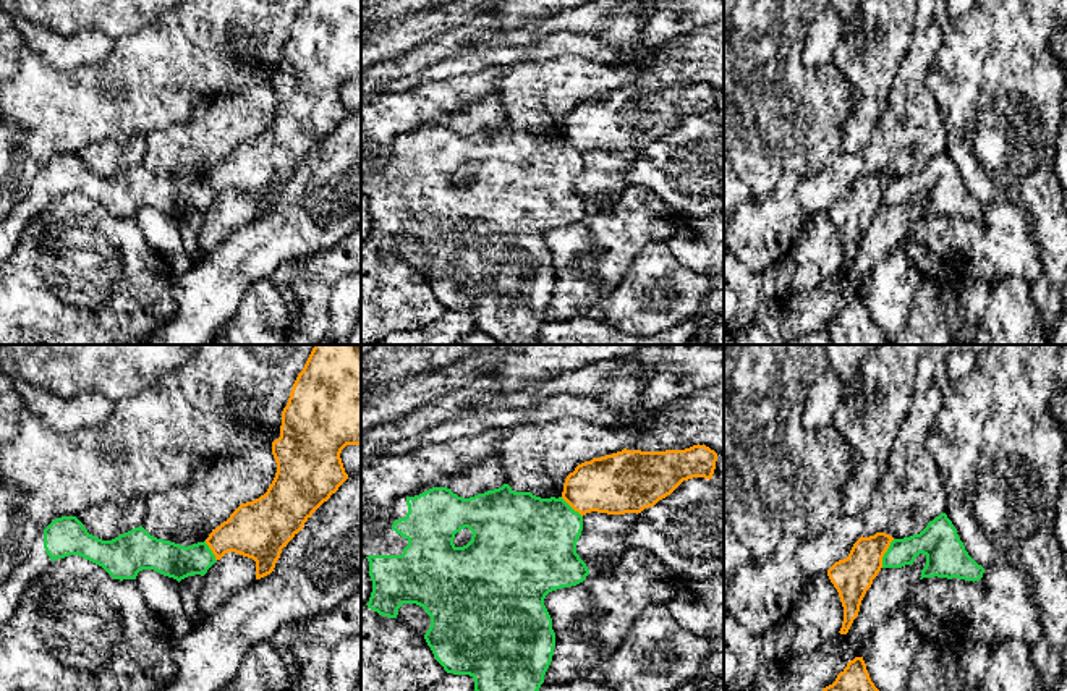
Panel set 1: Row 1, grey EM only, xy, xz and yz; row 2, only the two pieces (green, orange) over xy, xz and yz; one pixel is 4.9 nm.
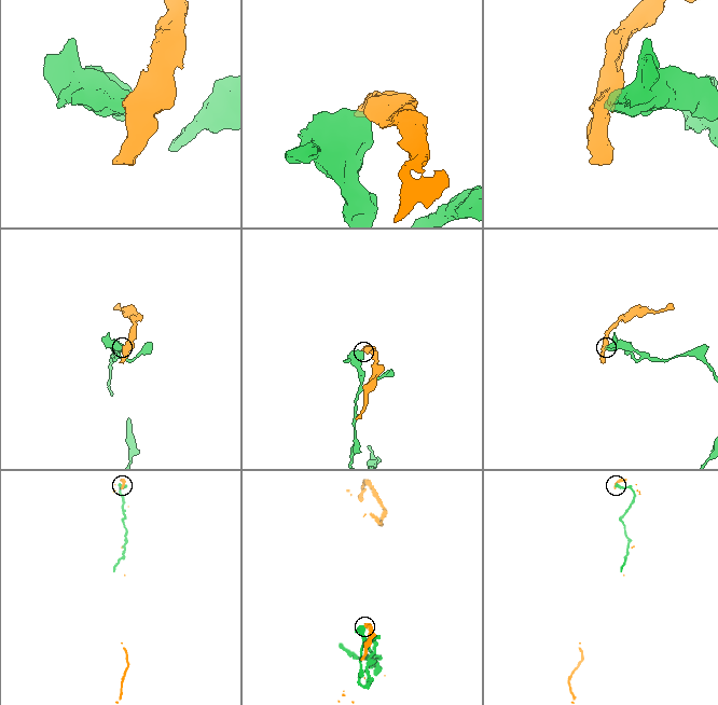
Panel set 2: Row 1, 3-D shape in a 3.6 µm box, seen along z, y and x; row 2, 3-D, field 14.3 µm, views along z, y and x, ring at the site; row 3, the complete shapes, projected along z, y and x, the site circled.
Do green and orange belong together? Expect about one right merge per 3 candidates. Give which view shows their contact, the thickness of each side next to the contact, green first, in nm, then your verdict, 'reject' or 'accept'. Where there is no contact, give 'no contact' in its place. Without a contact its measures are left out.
contact in yz; calibres 160 and 200 nm; reject

